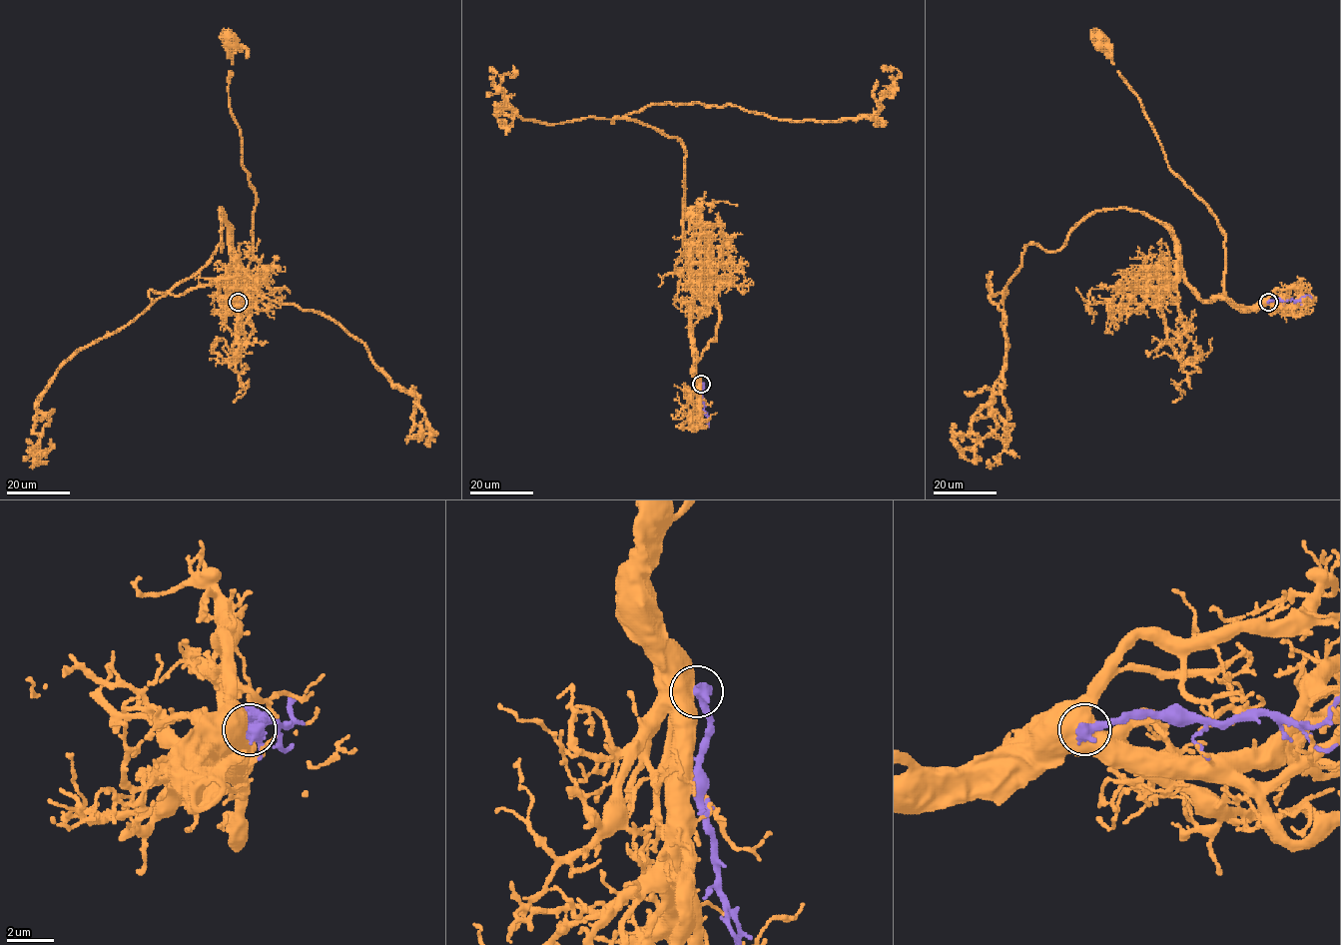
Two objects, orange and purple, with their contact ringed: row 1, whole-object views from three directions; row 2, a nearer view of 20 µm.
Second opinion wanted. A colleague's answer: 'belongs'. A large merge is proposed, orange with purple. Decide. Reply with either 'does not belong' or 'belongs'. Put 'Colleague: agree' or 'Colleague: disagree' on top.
Colleague: disagree
does not belong

